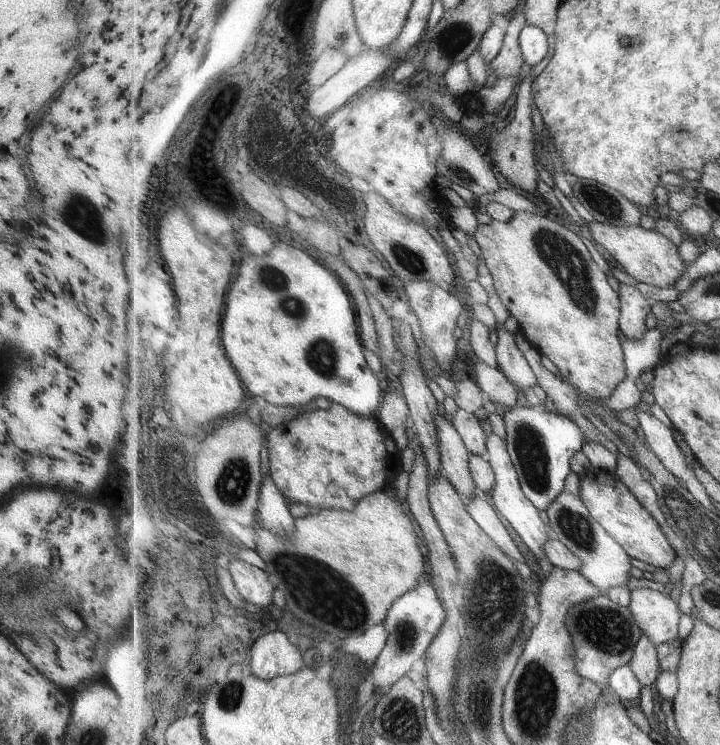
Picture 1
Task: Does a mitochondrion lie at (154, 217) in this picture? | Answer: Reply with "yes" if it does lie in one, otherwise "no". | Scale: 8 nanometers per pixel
no

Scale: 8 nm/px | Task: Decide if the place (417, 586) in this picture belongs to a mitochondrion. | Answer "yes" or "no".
no

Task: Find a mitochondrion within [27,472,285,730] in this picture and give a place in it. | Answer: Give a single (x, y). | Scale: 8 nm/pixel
(230, 695)

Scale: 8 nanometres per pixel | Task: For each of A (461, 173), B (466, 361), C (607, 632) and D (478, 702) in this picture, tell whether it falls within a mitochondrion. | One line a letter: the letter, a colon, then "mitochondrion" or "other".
A: mitochondrion
B: other
C: mitochondrion
D: mitochondrion

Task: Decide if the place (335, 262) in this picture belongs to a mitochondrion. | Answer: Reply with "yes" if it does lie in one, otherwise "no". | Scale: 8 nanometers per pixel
no

